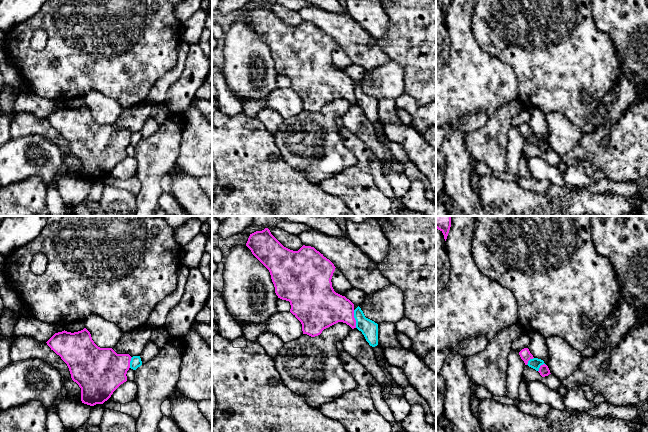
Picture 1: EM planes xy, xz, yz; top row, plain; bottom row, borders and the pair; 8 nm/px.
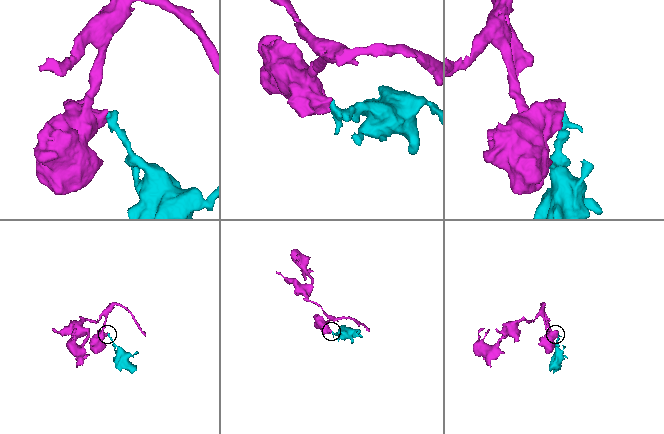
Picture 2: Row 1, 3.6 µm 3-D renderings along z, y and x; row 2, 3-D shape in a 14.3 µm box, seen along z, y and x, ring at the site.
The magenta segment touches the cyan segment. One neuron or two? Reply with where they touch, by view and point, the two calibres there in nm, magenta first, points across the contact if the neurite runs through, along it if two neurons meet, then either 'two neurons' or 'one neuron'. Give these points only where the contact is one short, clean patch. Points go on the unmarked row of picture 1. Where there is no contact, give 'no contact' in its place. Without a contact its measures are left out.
meets magenta in xz at (354, 95); 300 nm thick on the magenta side, 140 nm on the other; border along xz (353, 86), (356, 103); two neurons

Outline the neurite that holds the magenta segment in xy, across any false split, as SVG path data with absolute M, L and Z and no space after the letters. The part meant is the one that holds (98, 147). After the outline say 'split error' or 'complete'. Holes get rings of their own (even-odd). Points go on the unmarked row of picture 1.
M86 104L74 109L65 106L55 109L46 119L67 140L72 156L81 164L81 177L84 180L103 180L127 157L126 150L132 133L129 130L117 130L112 124L98 123Z | complete

